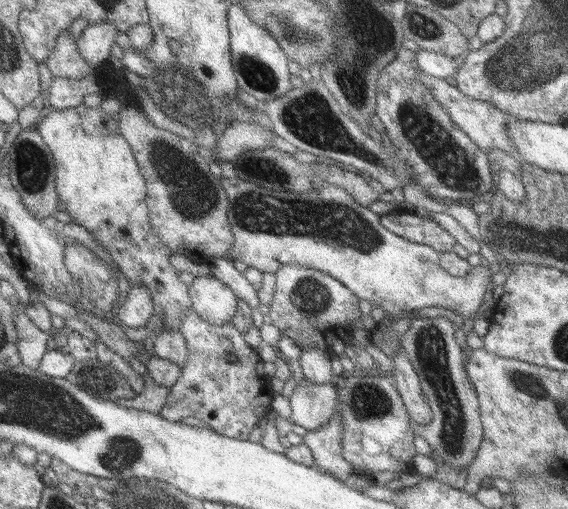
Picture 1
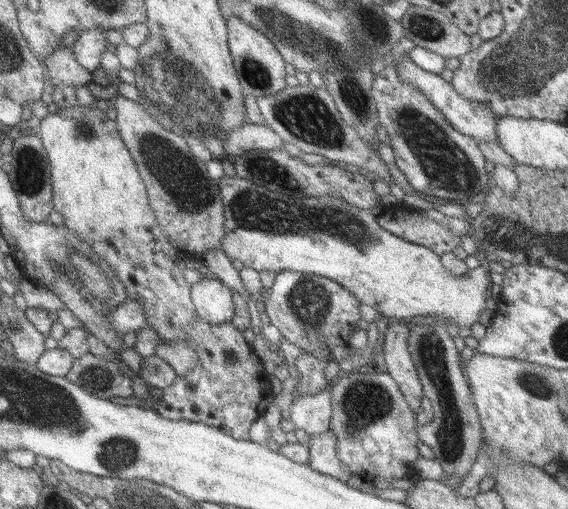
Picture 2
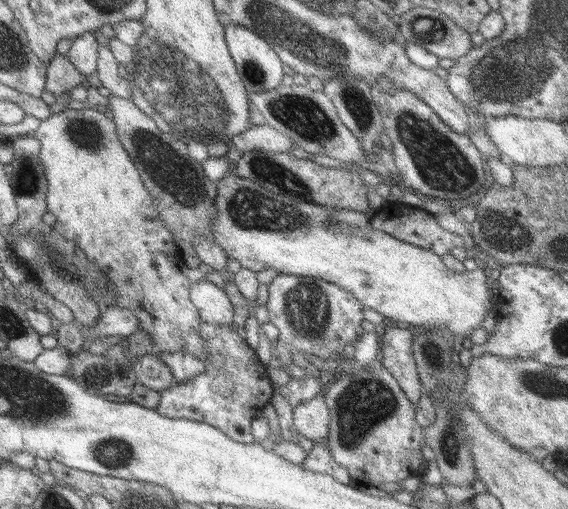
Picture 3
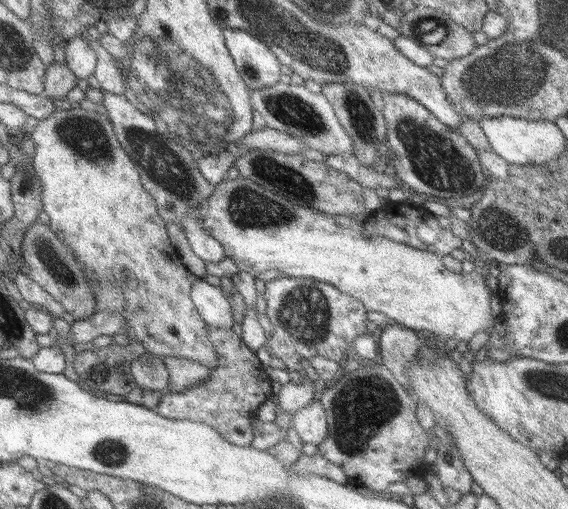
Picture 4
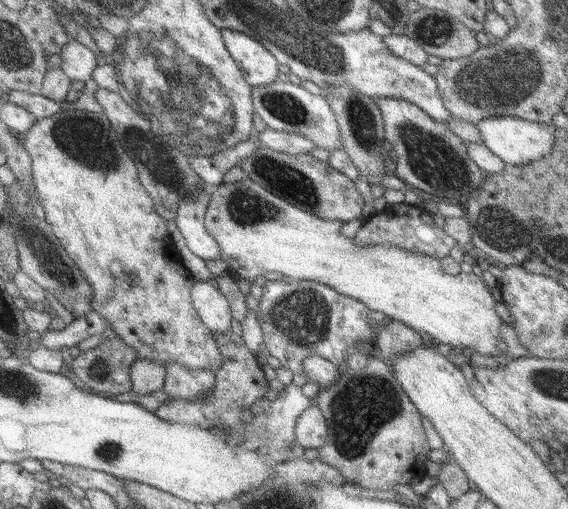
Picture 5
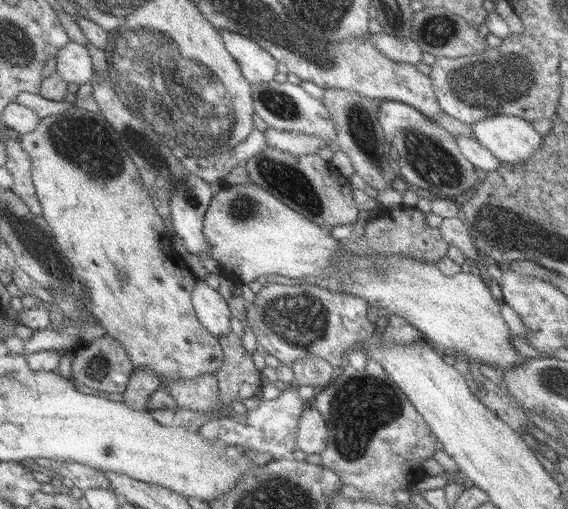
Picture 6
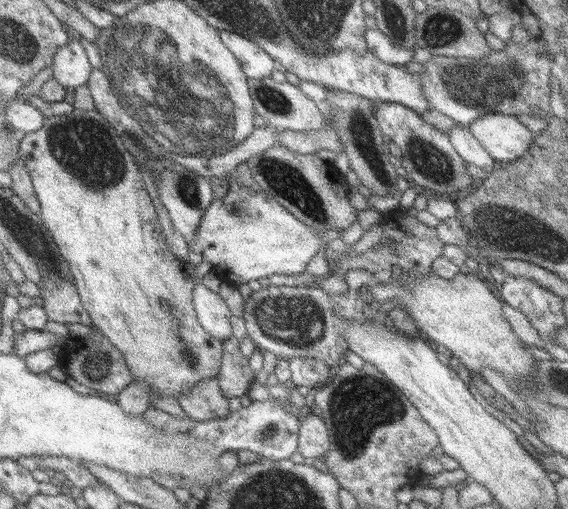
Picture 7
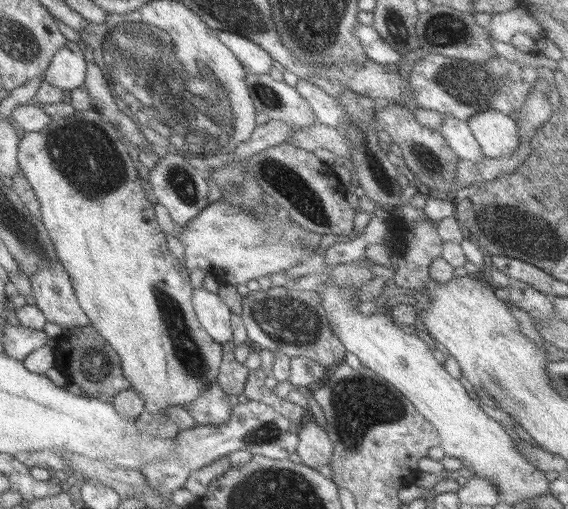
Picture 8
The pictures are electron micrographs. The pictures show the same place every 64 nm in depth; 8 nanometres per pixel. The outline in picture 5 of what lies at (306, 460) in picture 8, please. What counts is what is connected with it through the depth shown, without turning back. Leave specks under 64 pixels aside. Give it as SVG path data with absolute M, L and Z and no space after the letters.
M311 403L299 416L294 424L294 440L304 450L316 450L325 442L327 427L322 412Z

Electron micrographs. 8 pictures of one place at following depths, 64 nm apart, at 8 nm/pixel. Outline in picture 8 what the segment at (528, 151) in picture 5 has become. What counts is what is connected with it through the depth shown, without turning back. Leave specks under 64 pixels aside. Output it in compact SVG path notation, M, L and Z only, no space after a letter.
M486 108L466 121L468 130L486 158L501 158L517 149L519 134L509 116Z

